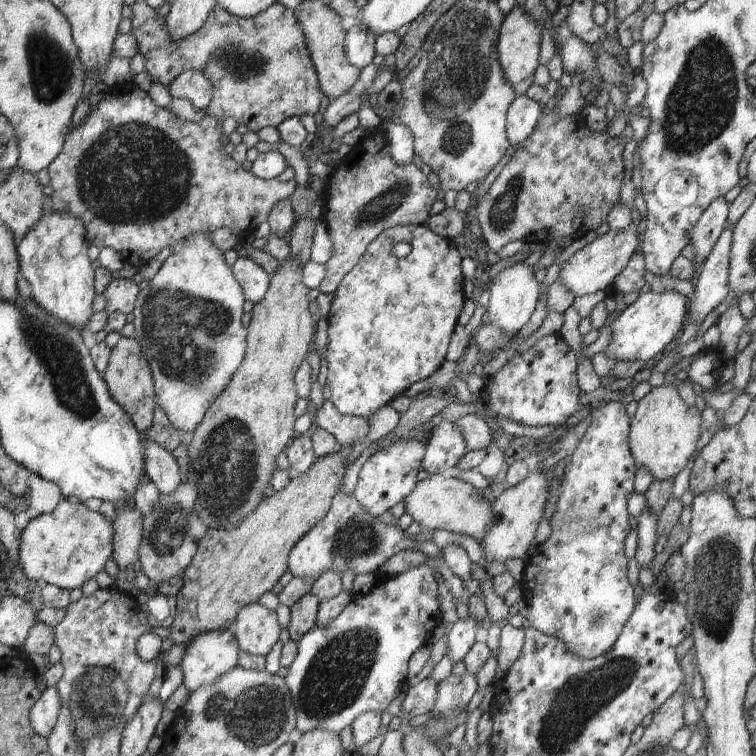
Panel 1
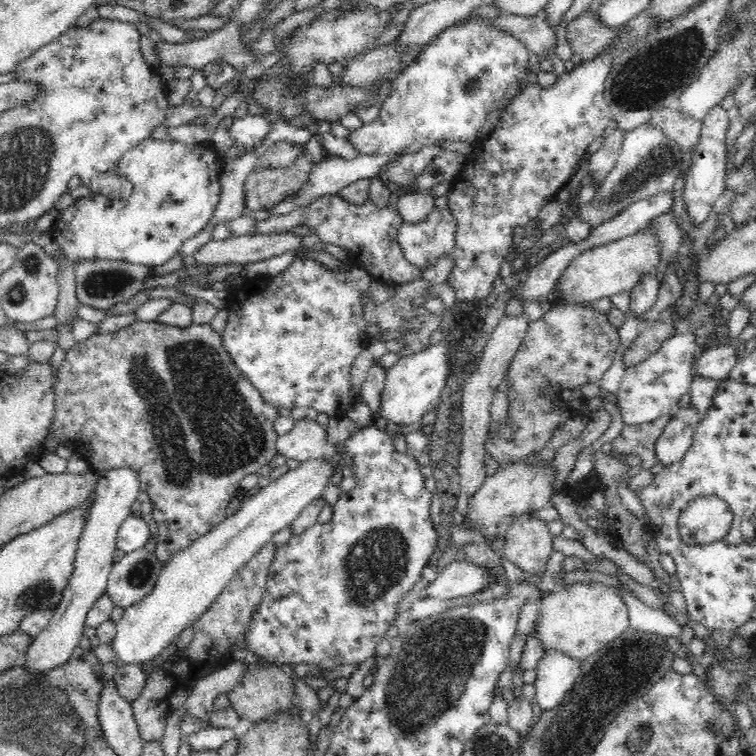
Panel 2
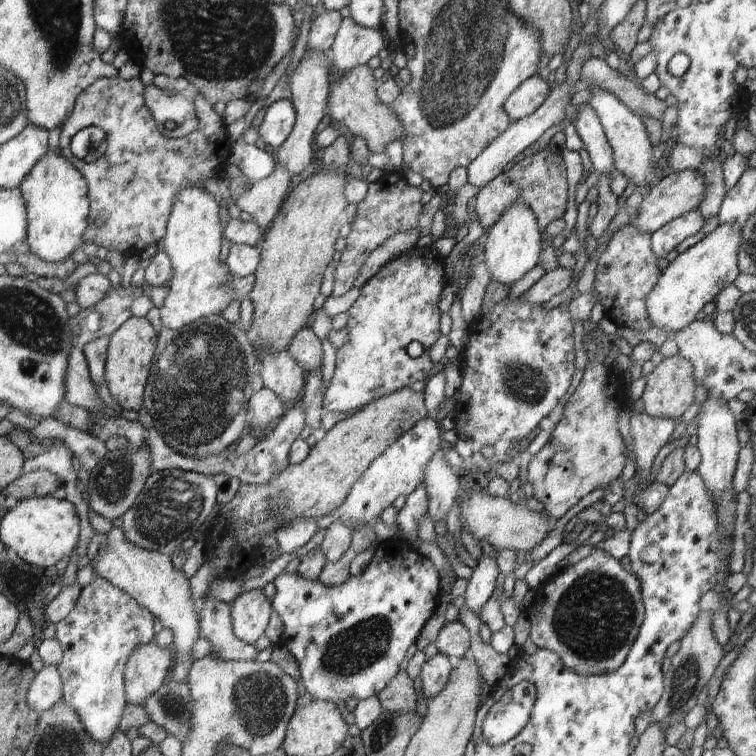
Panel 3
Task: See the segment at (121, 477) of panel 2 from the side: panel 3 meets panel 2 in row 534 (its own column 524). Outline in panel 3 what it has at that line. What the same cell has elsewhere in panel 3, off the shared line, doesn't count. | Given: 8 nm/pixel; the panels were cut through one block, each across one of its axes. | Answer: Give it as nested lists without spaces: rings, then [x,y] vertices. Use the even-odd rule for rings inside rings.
[[[539,75],[528,78],[506,100],[506,114],[512,121],[522,120],[522,118],[531,116],[544,104],[549,92],[547,82],[542,80]]]

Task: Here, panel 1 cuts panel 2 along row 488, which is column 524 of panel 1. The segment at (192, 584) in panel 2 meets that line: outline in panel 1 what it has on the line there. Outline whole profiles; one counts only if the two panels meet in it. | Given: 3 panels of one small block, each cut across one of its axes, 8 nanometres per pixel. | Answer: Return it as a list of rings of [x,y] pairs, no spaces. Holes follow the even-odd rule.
[[[518,261],[504,268],[490,282],[490,297],[488,303],[488,316],[491,323],[501,328],[501,331],[516,336],[519,330],[530,320],[532,312],[536,310],[539,297],[539,282],[534,277],[532,266],[524,261]]]

